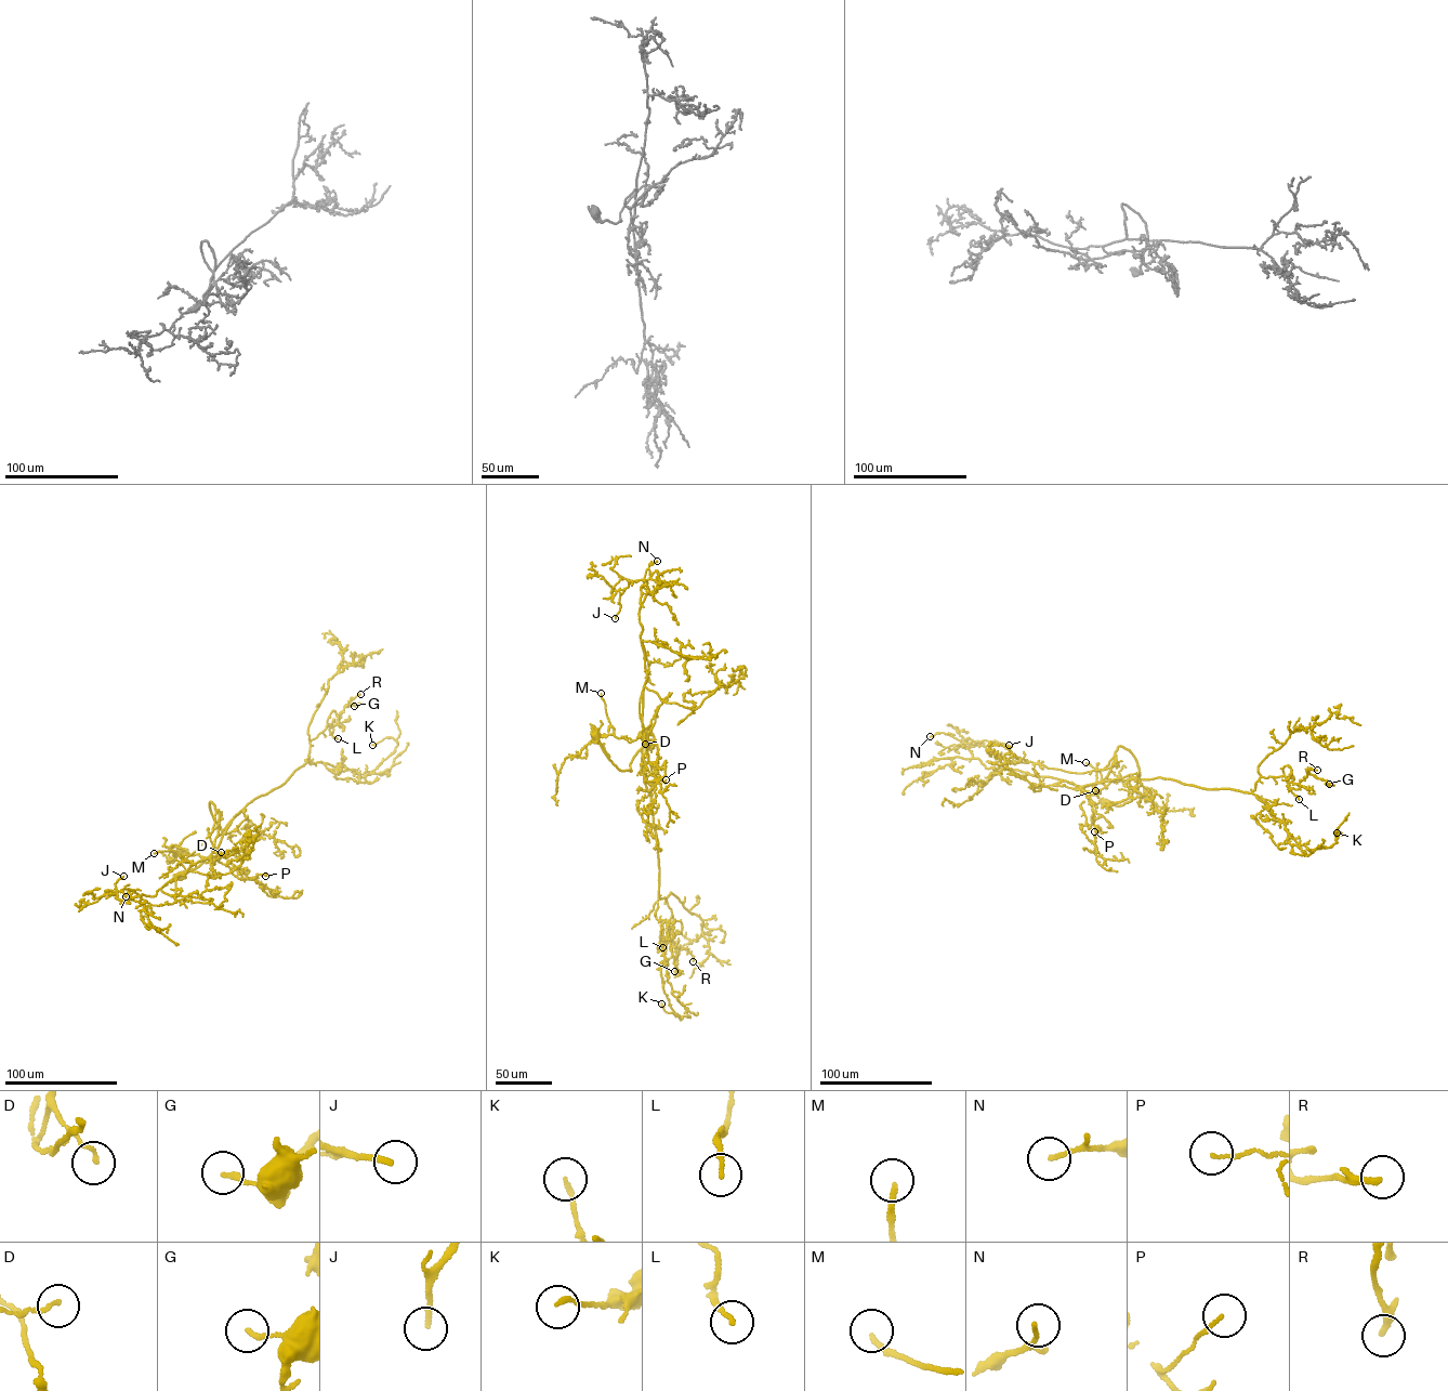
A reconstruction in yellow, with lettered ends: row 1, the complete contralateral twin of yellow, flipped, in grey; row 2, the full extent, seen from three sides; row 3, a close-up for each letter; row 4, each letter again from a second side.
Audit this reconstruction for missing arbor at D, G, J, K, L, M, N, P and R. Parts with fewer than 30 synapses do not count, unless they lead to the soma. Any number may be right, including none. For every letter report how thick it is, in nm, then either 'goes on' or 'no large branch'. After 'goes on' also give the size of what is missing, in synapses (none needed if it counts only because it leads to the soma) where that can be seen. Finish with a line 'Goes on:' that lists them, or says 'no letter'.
D: 130 nm thick; no large branch
G: 180 nm thick; no large branch
J: 180 nm thick; goes on; about 50 synapses
K: 150 nm thick; no large branch
L: 160 nm thick; no large branch
M: 170 nm thick; no large branch
N: 130 nm thick; no large branch
P: 110 nm thick; no large branch
R: 170 nm thick; goes on; about 30 synapses
Goes on: J, R

